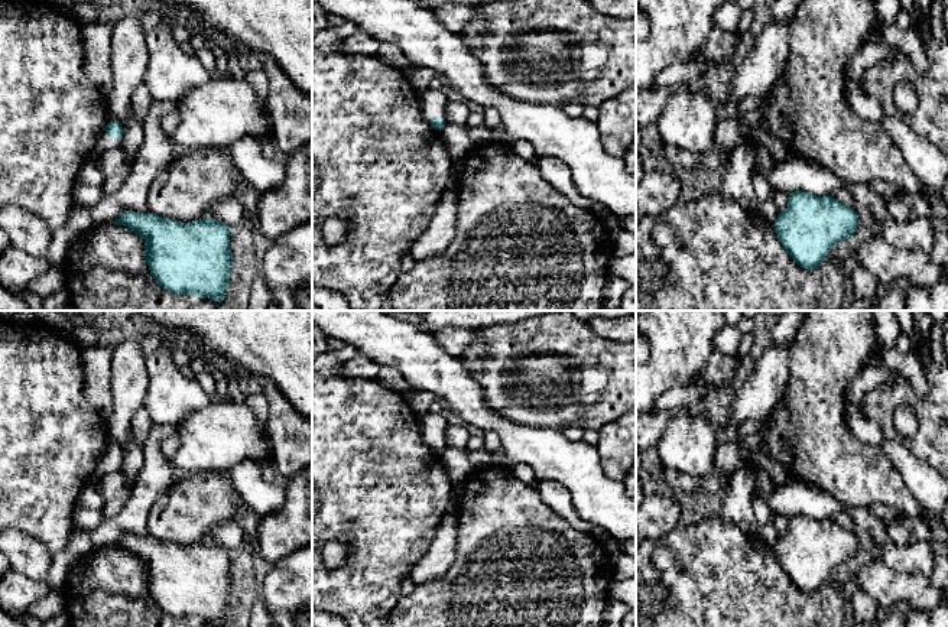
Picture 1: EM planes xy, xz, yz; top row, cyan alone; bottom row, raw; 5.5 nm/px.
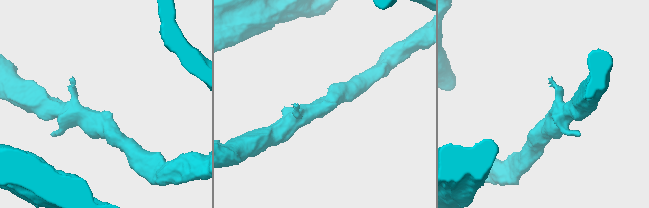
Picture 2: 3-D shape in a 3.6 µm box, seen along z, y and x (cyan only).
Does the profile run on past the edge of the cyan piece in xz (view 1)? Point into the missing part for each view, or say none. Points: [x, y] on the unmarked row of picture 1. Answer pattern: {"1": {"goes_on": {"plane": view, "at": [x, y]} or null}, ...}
{"1": {"goes_on": null}}

